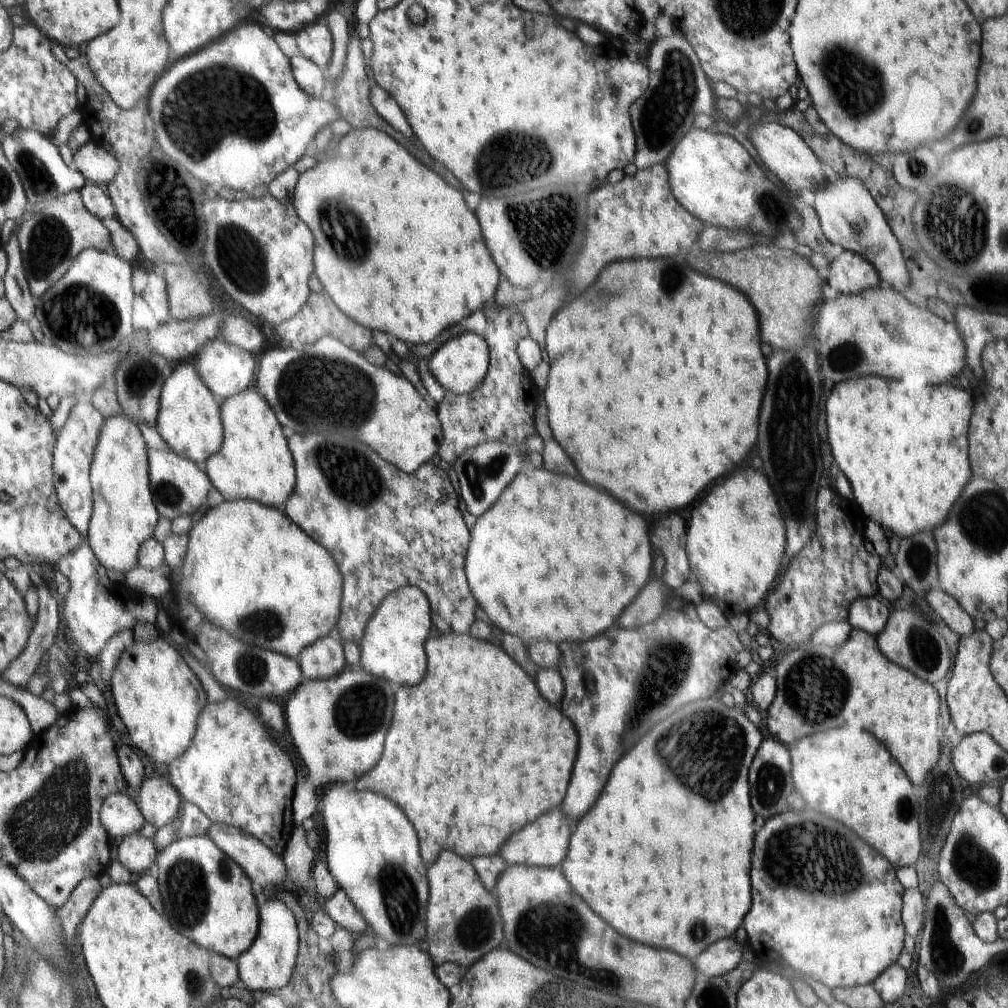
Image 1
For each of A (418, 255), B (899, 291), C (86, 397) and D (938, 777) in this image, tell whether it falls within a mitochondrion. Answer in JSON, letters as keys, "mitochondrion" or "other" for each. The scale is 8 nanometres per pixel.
{"A":"other","B":"other","C":"other","D":"mitochondrion"}

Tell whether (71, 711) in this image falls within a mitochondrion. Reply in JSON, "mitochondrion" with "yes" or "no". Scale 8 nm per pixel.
{"mitochondrion":"no"}

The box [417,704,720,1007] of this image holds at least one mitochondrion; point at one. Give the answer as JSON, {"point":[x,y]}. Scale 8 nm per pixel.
{"point":[553,932]}

